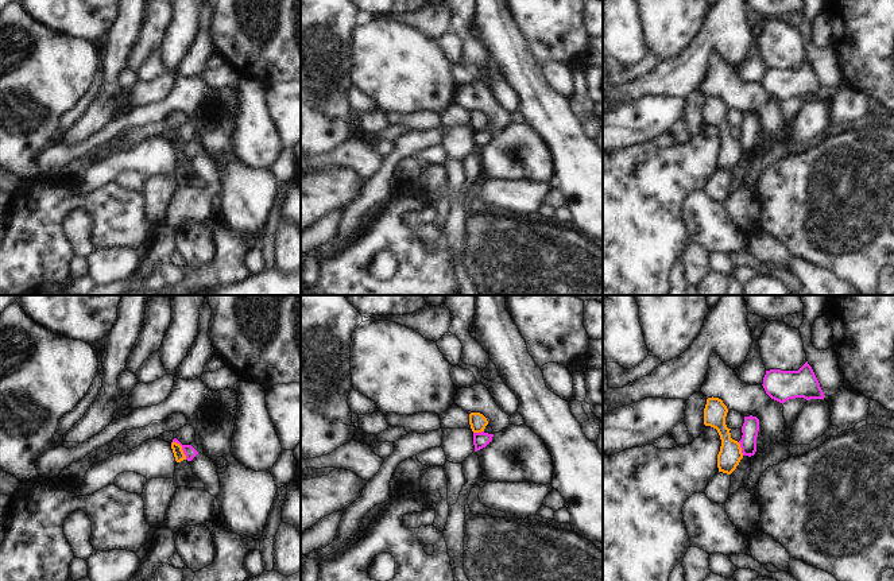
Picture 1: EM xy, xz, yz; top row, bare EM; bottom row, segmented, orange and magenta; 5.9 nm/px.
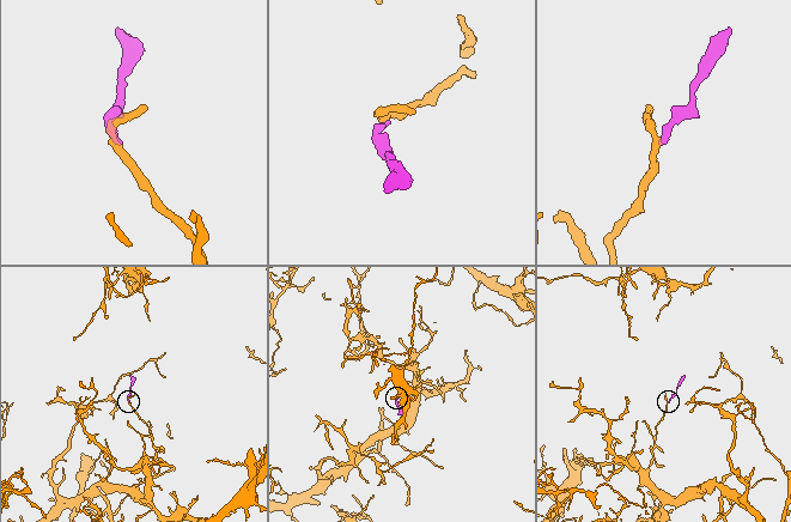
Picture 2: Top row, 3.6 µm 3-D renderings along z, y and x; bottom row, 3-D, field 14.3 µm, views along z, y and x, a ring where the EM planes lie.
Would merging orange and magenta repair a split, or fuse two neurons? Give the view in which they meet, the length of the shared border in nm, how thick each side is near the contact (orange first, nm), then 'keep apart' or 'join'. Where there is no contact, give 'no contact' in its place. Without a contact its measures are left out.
xy | 140 nm | 70/70 nm | keep apart

